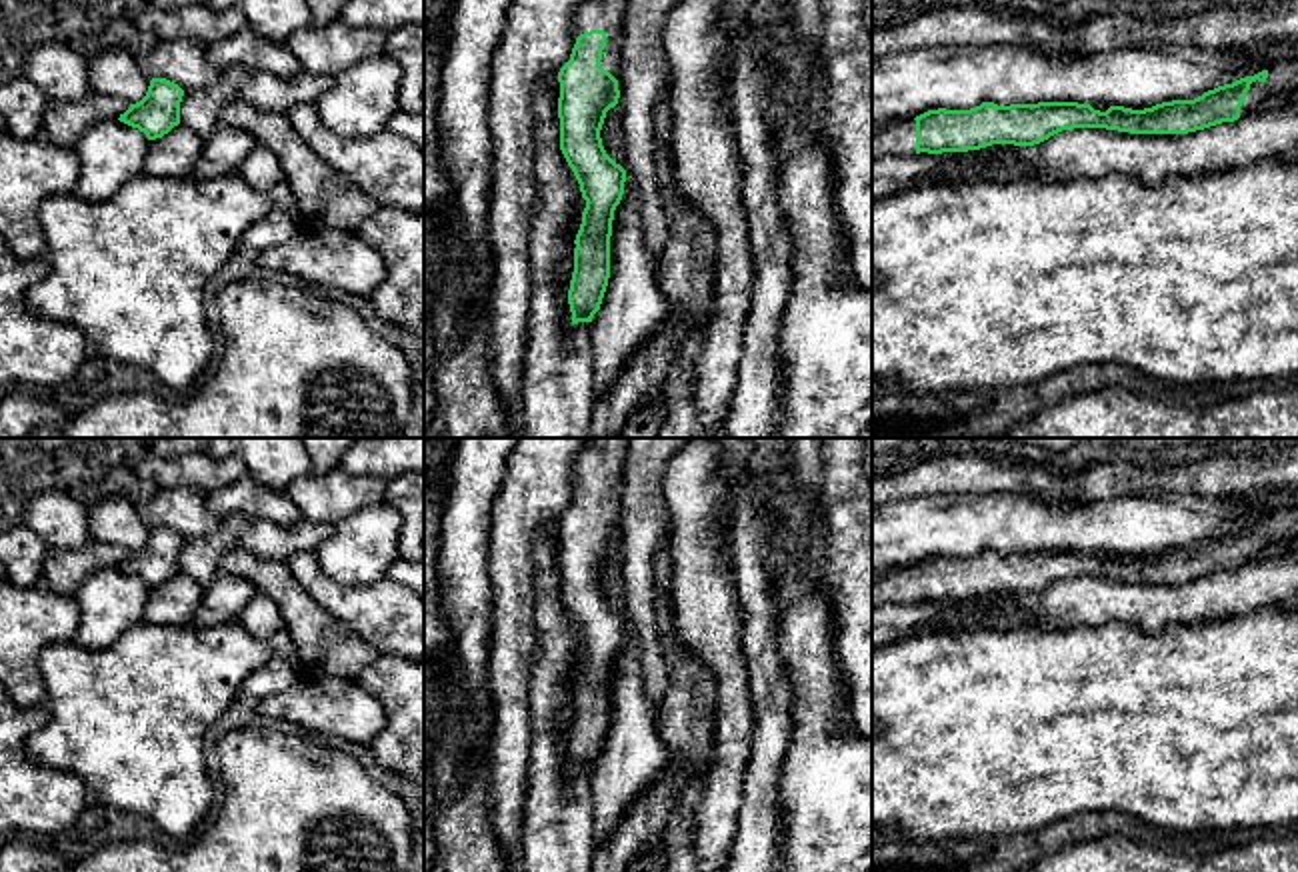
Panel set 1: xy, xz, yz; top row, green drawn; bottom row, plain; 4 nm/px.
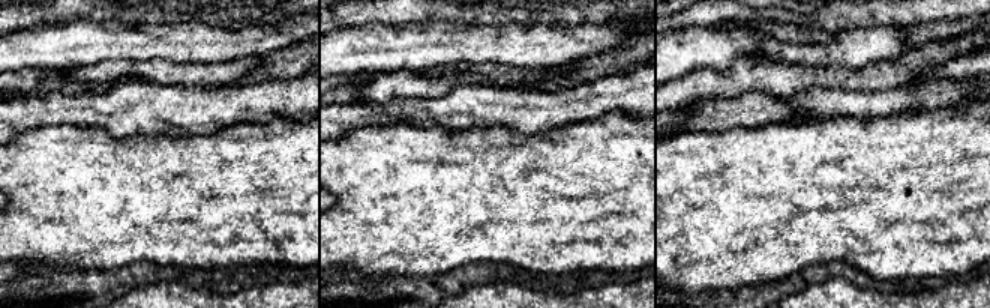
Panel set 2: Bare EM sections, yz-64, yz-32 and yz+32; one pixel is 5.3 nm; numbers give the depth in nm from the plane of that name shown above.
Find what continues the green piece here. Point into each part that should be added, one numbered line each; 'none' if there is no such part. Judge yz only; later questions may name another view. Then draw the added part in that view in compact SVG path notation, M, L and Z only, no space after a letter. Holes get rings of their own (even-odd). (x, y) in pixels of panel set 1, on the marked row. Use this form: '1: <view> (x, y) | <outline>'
1: yz (1282, 76) | M1288 56L1268 66L1264 82L1252 82L1240 106L1240 118L1256 114L1270 98L1282 98L1298 92L1298 56Z
2: yz (898, 138) | M894 120L872 136L872 160L882 156L916 154L916 120Z

